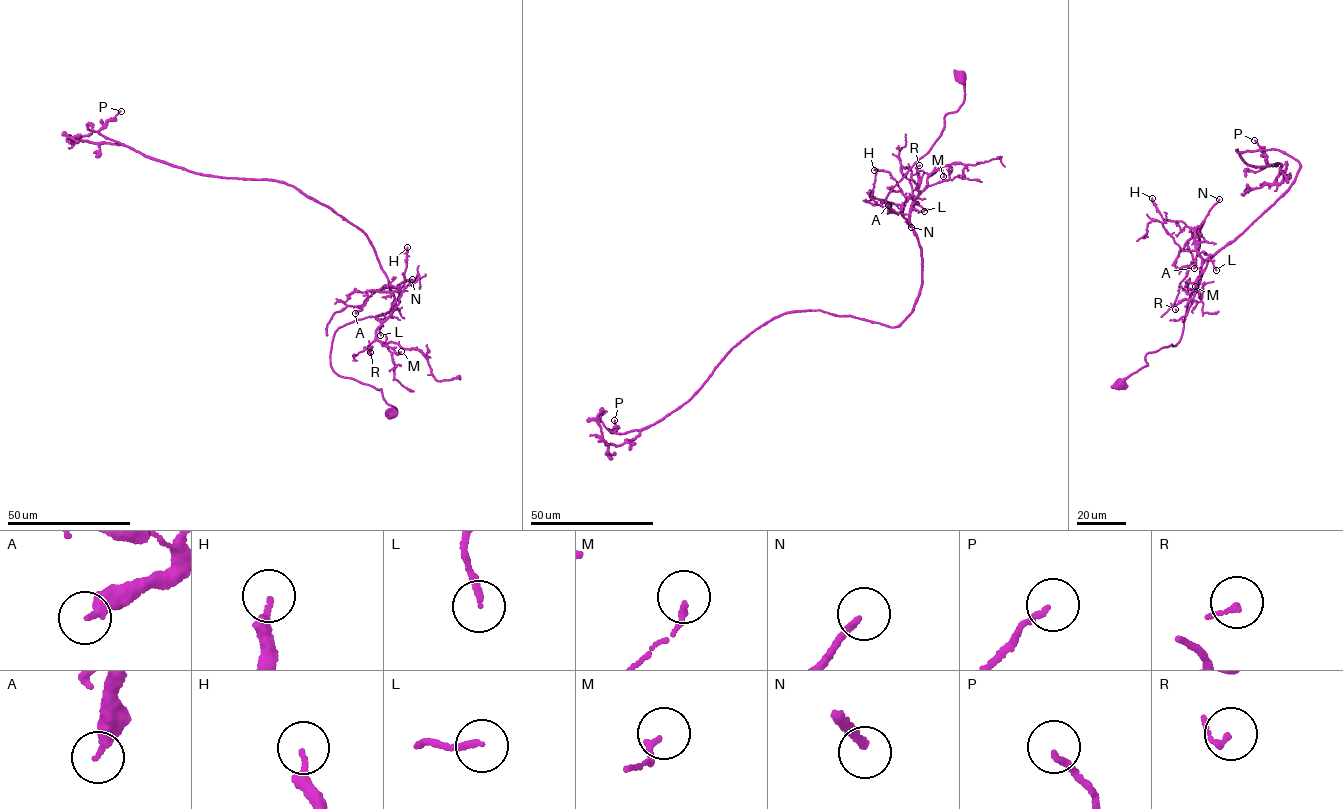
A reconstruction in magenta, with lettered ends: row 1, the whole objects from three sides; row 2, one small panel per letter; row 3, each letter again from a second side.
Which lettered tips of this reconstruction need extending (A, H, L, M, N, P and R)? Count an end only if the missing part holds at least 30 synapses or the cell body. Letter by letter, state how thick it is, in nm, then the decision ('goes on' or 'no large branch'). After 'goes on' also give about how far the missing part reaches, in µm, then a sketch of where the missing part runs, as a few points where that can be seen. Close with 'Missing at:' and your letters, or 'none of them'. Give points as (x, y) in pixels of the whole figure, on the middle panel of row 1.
A: 320 nm | no large branch
H: 200 nm | no large branch
L: 180 nm | no large branch
M: 140 nm | no large branch
N: 180 nm | goes on | 25 µm | (911, 227), (943, 250)
P: 140 nm | no large branch
R: 130 nm | no large branch
Missing at: N

